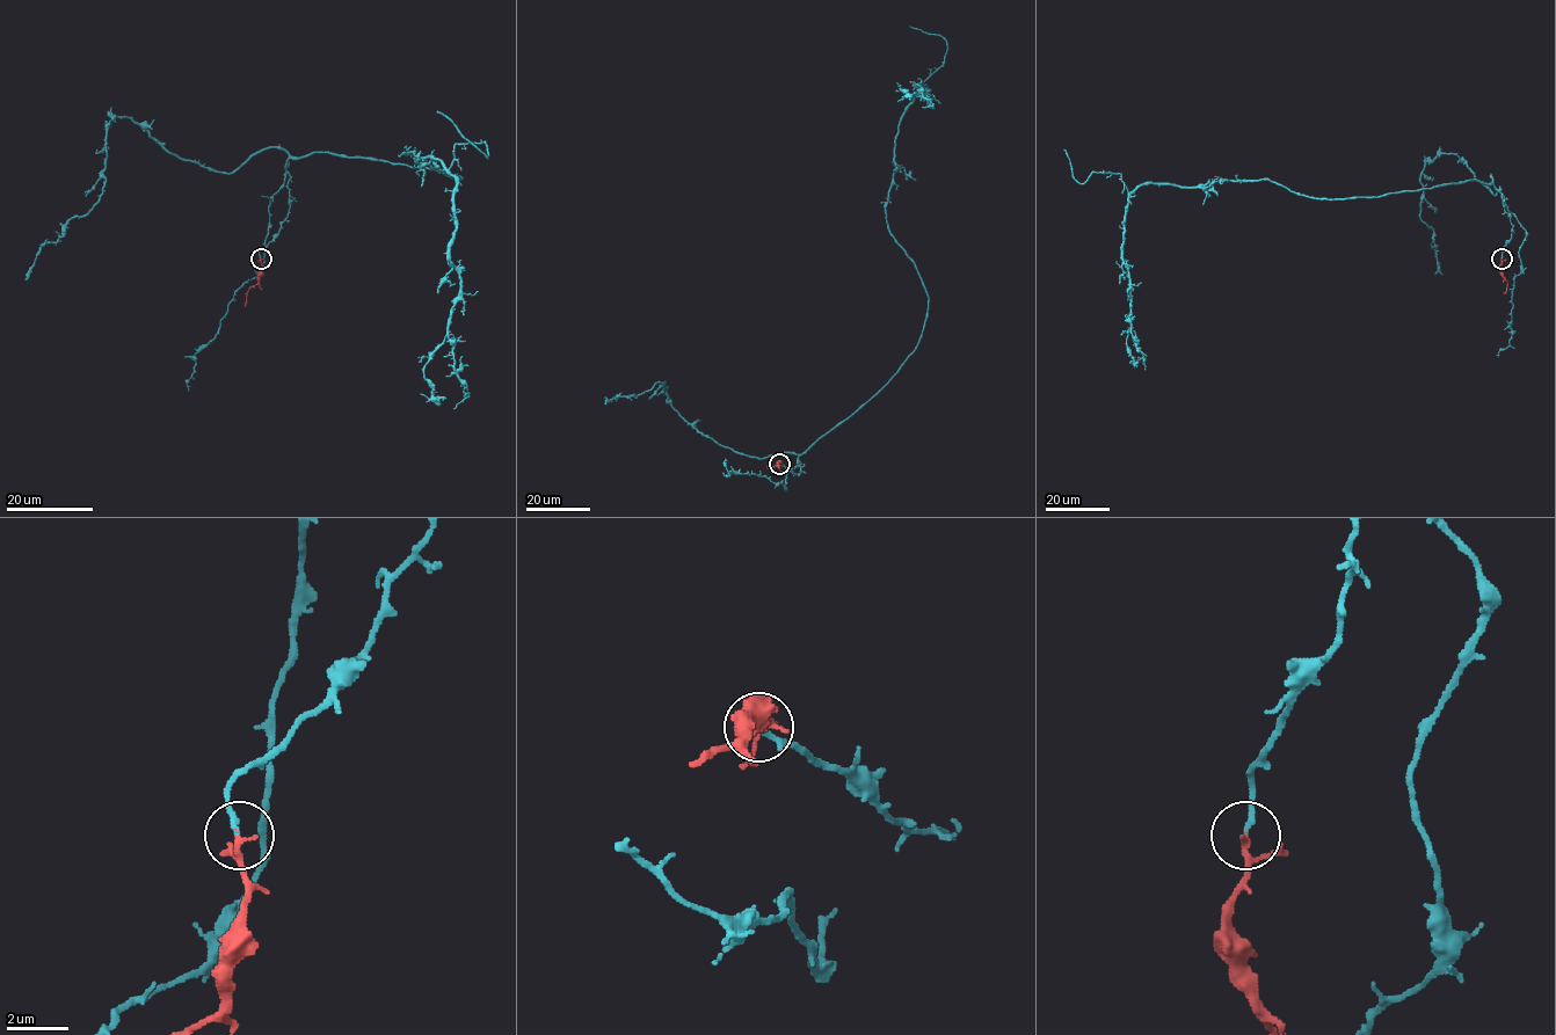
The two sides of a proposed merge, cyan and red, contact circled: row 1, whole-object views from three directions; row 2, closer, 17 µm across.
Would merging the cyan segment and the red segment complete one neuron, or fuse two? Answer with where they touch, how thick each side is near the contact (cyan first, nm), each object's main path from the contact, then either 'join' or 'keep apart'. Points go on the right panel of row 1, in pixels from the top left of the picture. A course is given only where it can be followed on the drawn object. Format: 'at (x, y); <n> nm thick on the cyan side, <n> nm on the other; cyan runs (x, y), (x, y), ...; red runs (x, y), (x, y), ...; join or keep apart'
at (1502, 259); 170 nm thick on the cyan side, 160 nm on the other; cyan runs (1502, 259), (1511, 216), (1476, 180), (1345, 198), (1269, 180), (1142, 183), (1122, 249), (1126, 347), (1140, 358); red runs (1502, 259), (1500, 275), (1507, 284), (1503, 293); join

